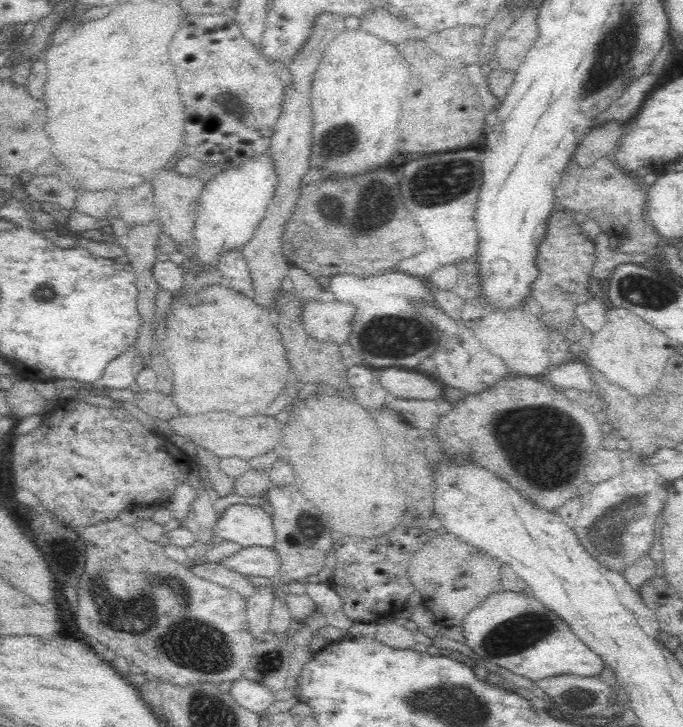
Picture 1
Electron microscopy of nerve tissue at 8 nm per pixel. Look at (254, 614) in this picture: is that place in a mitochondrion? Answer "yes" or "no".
no

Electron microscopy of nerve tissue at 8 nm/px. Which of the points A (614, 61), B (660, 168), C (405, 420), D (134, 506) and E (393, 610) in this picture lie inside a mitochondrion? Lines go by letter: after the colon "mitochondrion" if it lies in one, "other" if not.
A: mitochondrion
B: other
C: other
D: other
E: other

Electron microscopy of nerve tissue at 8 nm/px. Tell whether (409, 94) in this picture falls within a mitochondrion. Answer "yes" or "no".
no

